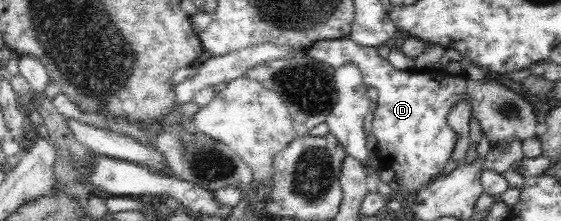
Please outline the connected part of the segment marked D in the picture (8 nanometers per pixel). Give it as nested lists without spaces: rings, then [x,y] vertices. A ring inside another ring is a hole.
[[[349,38],[344,40],[320,40],[315,42],[314,46],[307,49],[306,54],[312,58],[328,64],[330,66],[339,67],[350,61],[354,65],[358,65],[358,69],[362,71],[364,85],[368,88],[374,88],[378,91],[379,100],[377,102],[378,109],[373,114],[372,132],[374,140],[376,140],[376,148],[374,153],[378,156],[382,168],[390,168],[394,171],[394,180],[400,188],[408,188],[409,192],[418,190],[424,187],[425,182],[429,178],[433,178],[440,172],[451,159],[452,152],[458,143],[458,134],[449,124],[449,115],[451,111],[458,107],[461,103],[470,107],[470,118],[468,121],[473,121],[478,124],[483,137],[490,143],[491,149],[496,149],[499,145],[504,145],[510,138],[524,144],[531,138],[538,138],[541,130],[544,128],[536,115],[533,104],[528,102],[523,95],[514,92],[492,78],[482,78],[482,80],[471,80],[470,74],[465,72],[434,74],[432,69],[410,69],[398,70],[392,66],[392,63],[387,58],[382,58],[377,53],[377,47],[358,46]]]

